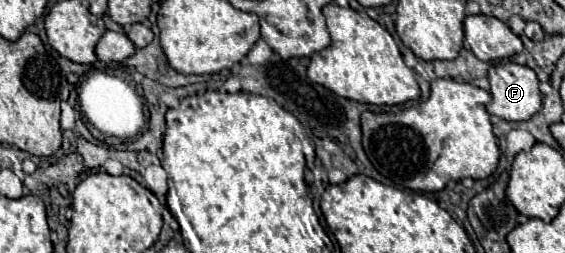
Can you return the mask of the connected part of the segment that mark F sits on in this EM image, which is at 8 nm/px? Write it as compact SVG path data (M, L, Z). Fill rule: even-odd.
M511 61L492 63L489 67L489 83L491 83L491 103L487 105L487 111L491 115L497 115L505 121L525 121L531 115L535 115L541 109L541 91L539 91L539 79L533 69L527 65L519 65Z

